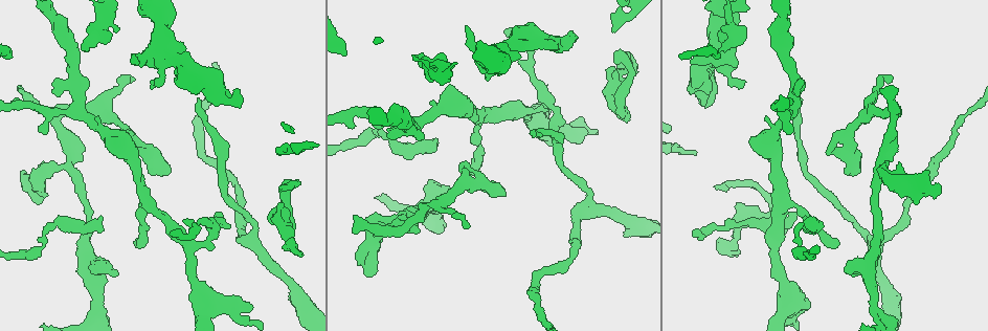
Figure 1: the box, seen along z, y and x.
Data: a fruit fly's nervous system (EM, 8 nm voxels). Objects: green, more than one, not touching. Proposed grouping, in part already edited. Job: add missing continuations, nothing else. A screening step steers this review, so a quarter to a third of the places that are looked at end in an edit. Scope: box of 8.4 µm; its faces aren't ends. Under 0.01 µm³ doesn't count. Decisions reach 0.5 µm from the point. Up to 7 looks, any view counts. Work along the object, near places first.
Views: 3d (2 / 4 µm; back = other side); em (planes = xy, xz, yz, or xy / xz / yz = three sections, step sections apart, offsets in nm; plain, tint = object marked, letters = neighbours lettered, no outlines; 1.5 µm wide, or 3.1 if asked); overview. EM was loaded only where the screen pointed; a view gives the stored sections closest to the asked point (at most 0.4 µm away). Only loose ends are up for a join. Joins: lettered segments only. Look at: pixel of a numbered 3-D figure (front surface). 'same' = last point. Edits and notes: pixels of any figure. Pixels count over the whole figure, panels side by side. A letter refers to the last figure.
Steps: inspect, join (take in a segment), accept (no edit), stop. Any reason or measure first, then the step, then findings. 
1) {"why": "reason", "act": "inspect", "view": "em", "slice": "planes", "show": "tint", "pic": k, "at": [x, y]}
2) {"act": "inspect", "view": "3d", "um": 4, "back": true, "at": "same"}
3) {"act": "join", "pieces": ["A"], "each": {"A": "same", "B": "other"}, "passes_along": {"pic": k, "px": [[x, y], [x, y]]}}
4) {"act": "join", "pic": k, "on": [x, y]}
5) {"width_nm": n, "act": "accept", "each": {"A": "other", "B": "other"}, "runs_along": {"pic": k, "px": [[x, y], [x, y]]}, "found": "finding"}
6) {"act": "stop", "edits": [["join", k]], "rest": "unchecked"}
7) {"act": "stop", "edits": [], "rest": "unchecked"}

{"why": "tapers out", "act": "inspect", "view": "3d", "um": 2, "pic": 1, "at": [87, 49]}

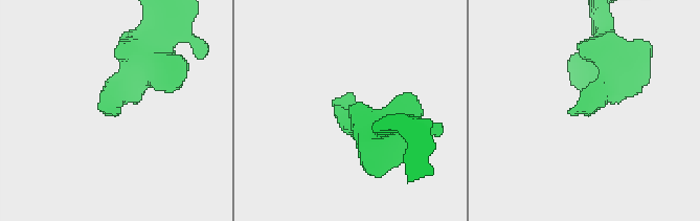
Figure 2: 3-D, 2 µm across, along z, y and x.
{"act": "inspect", "view": "em", "slice": "planes", "show": "letters", "pic": 2, "at": [568, 110]}

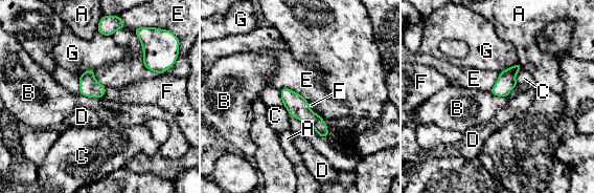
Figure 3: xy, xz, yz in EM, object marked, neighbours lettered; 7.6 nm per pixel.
{"act": "accept", "each": {"A": "other", "B": "other", "C": "other", "D": "other", "E": "other", "F": "other", "G": "other"}, "runs_along": {"pic": 3, "px": [[284, 90], [324, 134]]}, "found": "none of them fits"}

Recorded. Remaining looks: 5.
{"why": "stops while still wide", "act": "inspect", "view": "em", "slice": "planes", "show": "letters", "pic": 1, "at": [736, 67]}

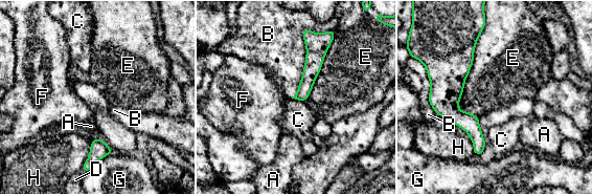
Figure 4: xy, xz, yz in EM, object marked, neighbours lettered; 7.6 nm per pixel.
{"longest_contact_nm": ["E", 600], "act": "join", "pieces": ["D"], "each": {"A": "other", "B": "other", "C": "other", "D": "same", "E": "other", "F": "other", "G": "other", "H": "other"}, "found": "the neuron continues"}

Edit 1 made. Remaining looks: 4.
{"act": "inspect", "view": "overview"}

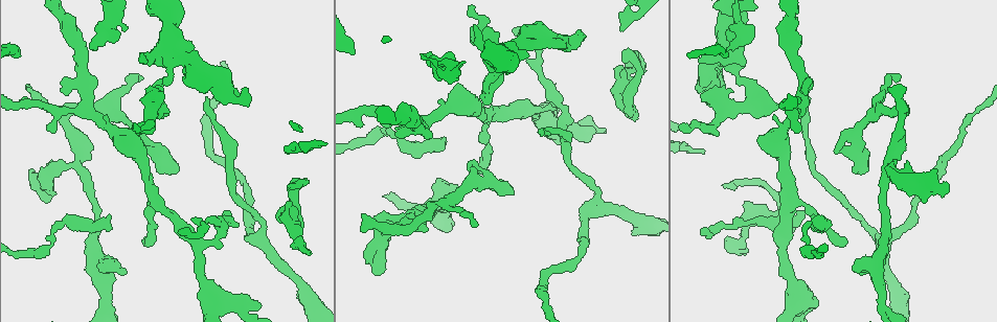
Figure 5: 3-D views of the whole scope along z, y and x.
{"why": "free end", "act": "inspect", "view": "em", "slice": "yz", "step": 8, "show": "tint", "pic": 5, "at": [794, 230]}

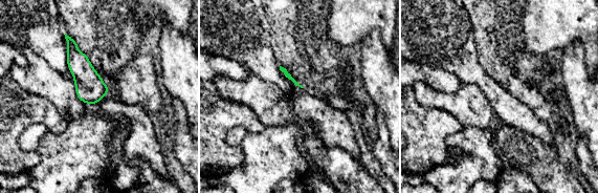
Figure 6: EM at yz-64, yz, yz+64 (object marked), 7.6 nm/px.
{"why": "what lies round it", "act": "inspect", "view": "em", "slice": "yz", "step": 8, "show": "letters", "at": "same"}

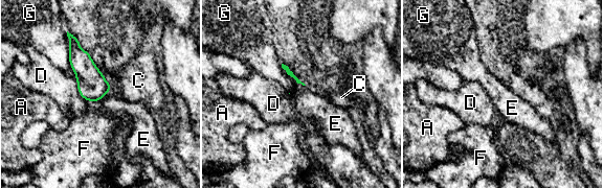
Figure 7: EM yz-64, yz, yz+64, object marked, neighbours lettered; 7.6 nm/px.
{"longest_contact_nm": ["E", 240], "act": "accept", "each": {"A": "other", "C": "other", "D": "other", "E": "other", "F": "other", "G": "other"}, "found": "no lettered segment goes on from it"}

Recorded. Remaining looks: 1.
{"act": "stop", "edits": [["join", 4]], "rest": "unchecked"}

